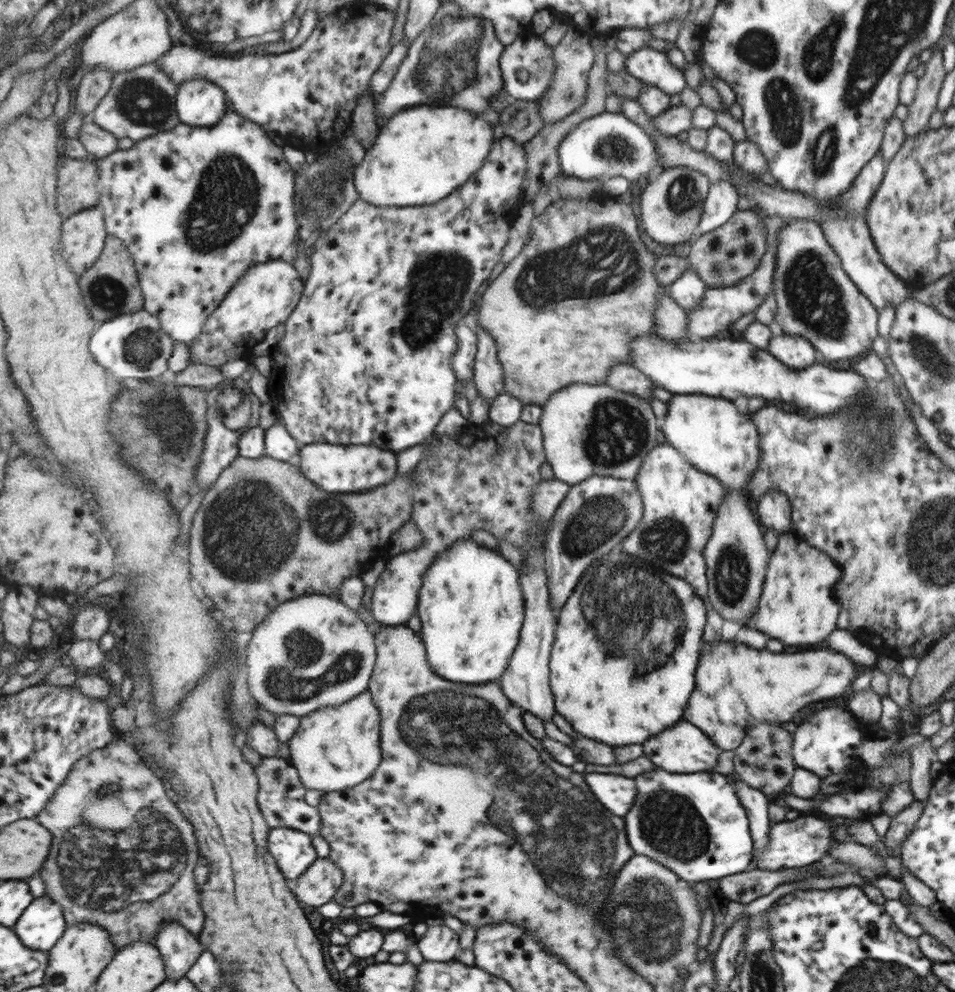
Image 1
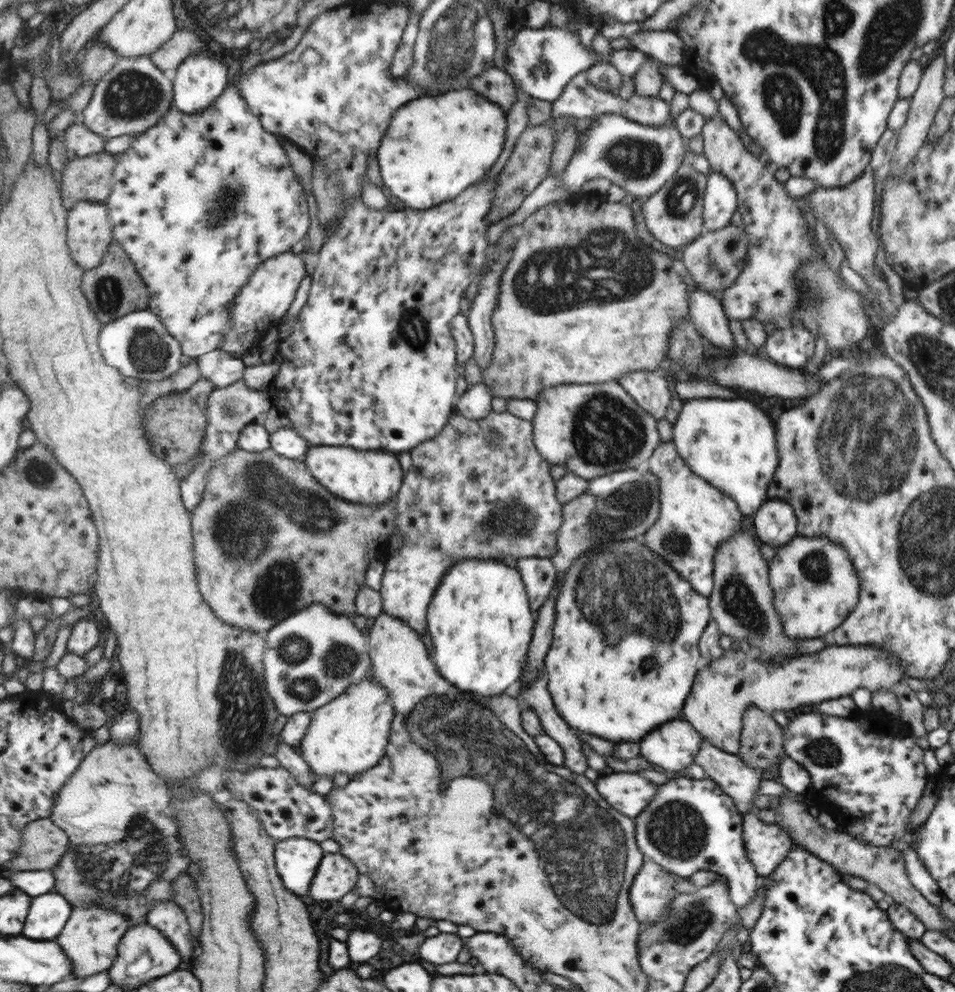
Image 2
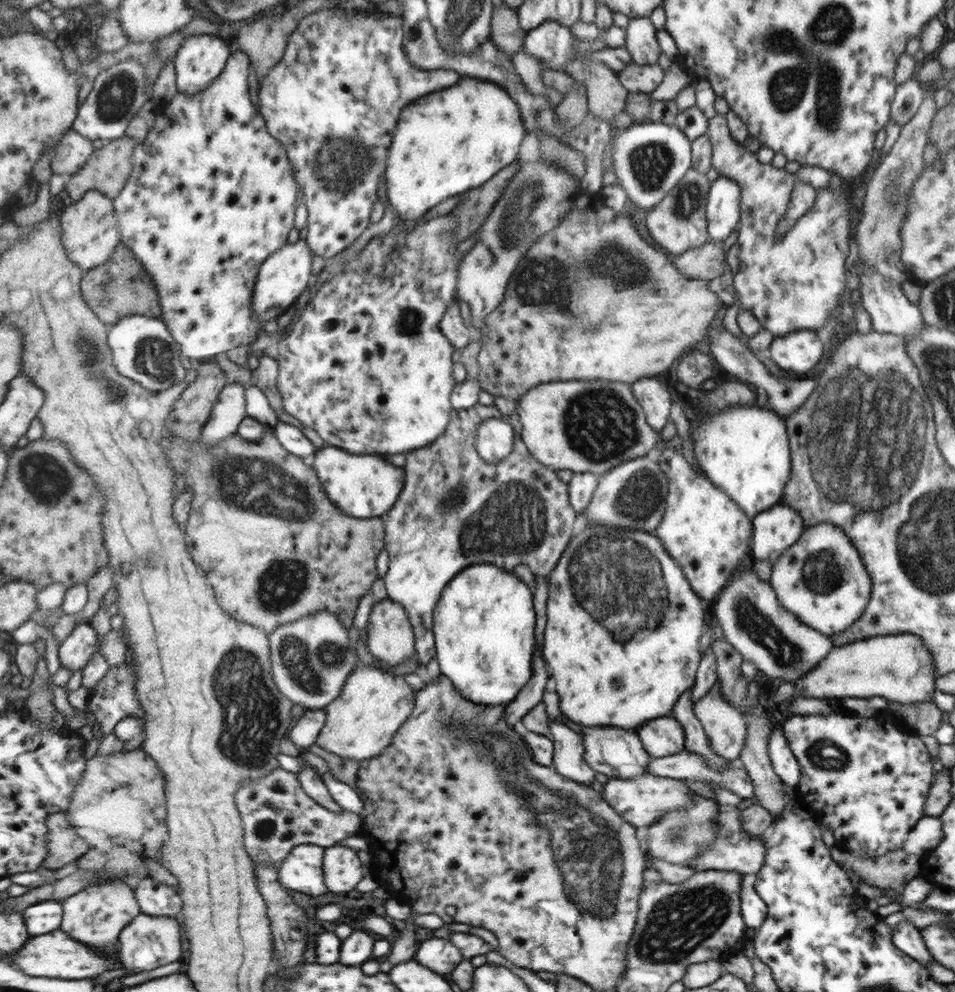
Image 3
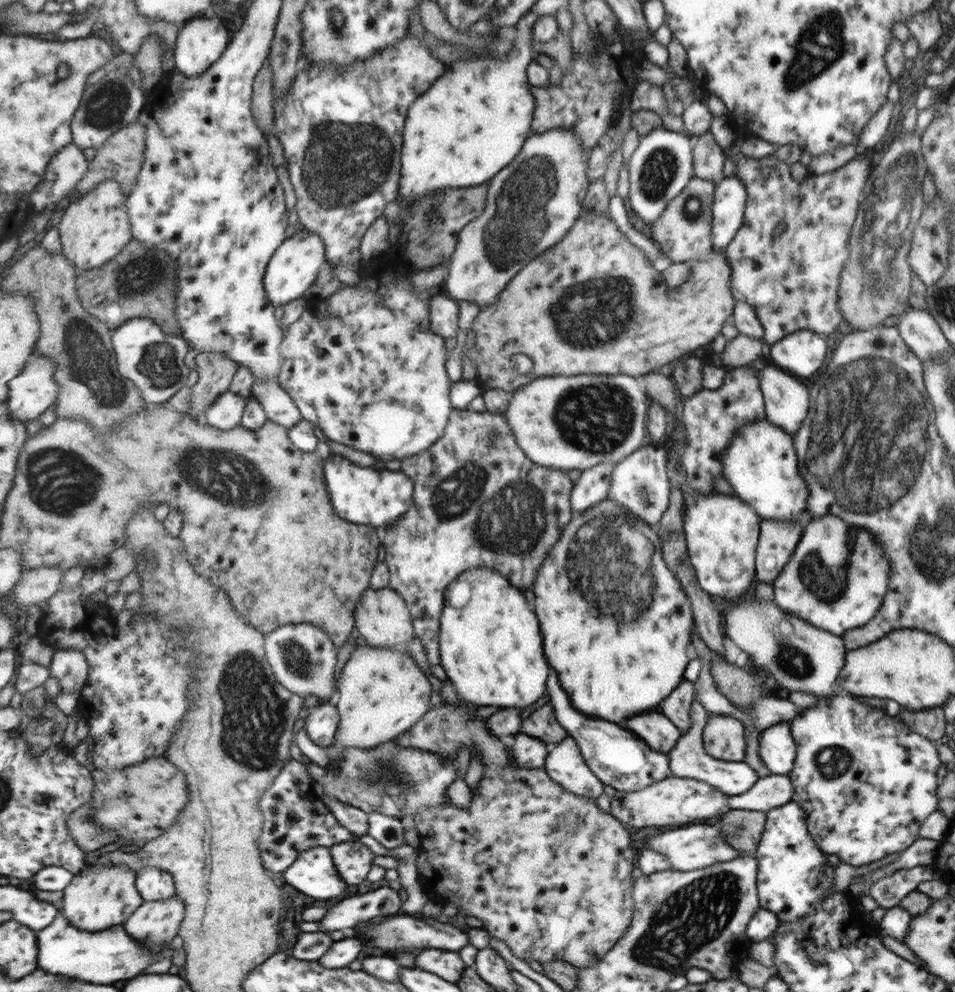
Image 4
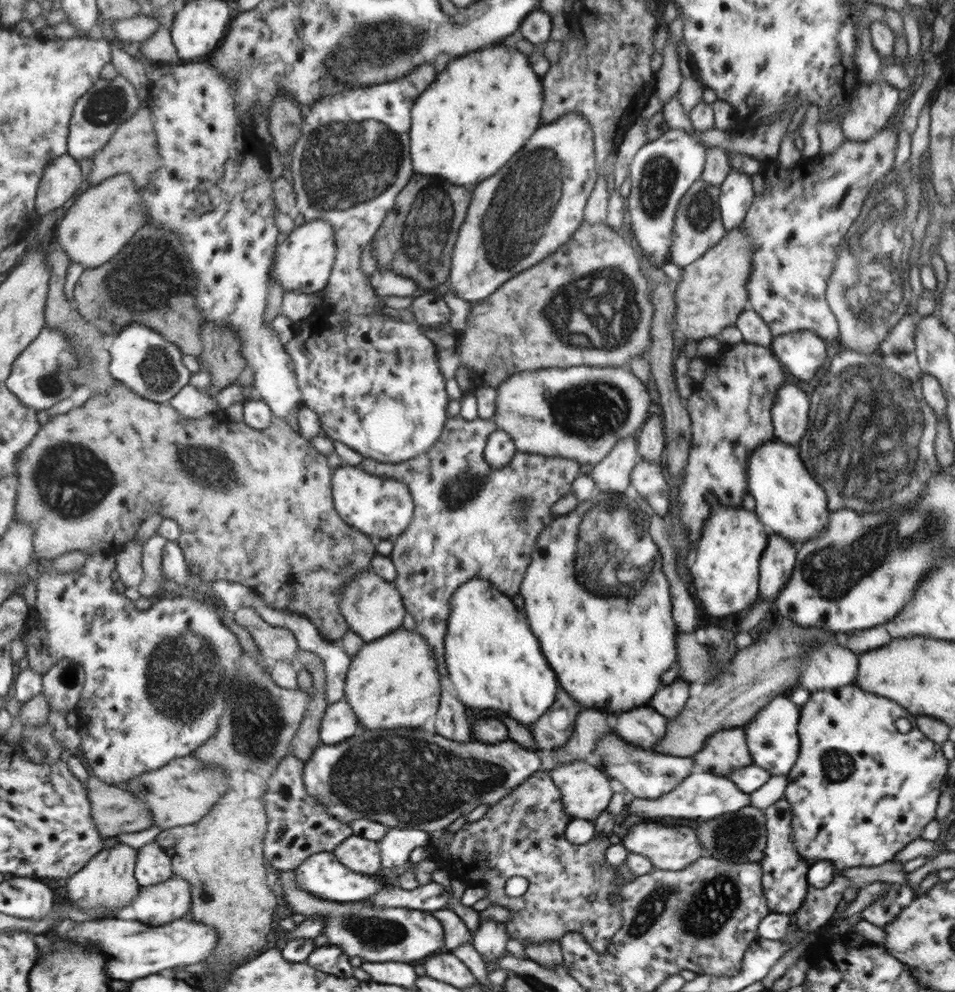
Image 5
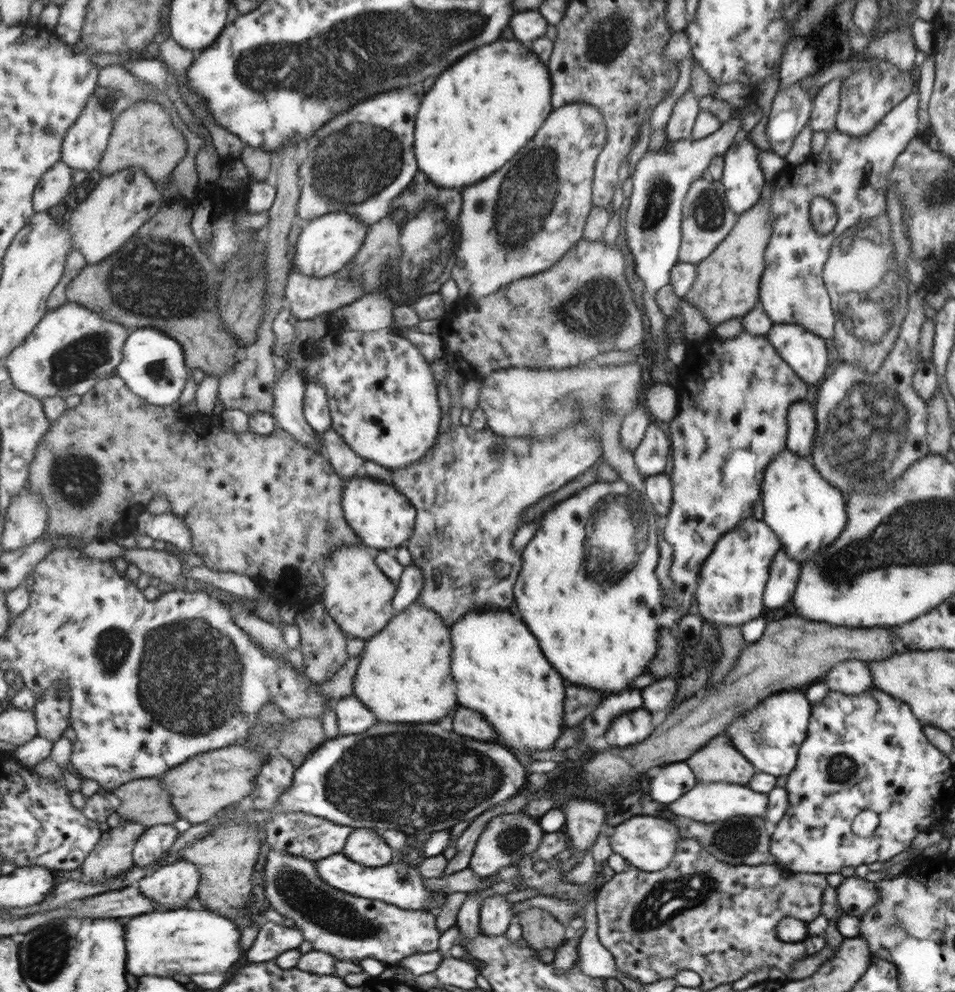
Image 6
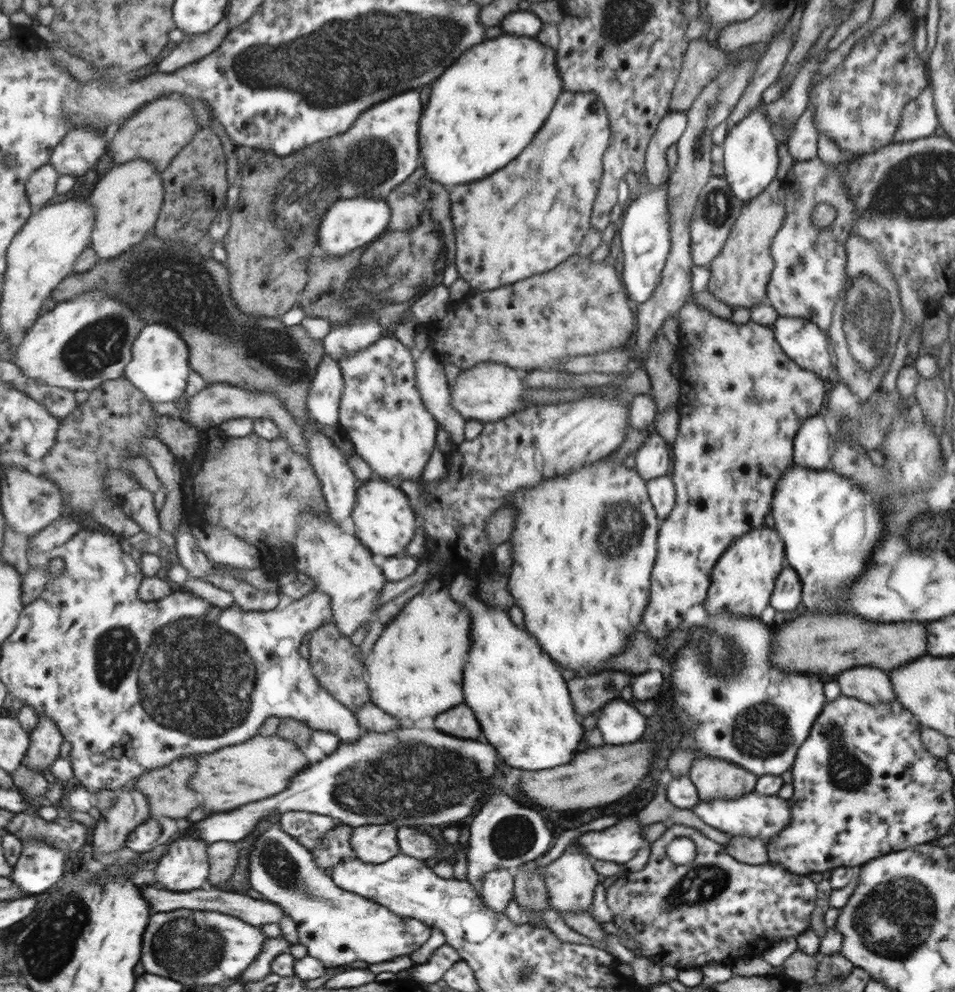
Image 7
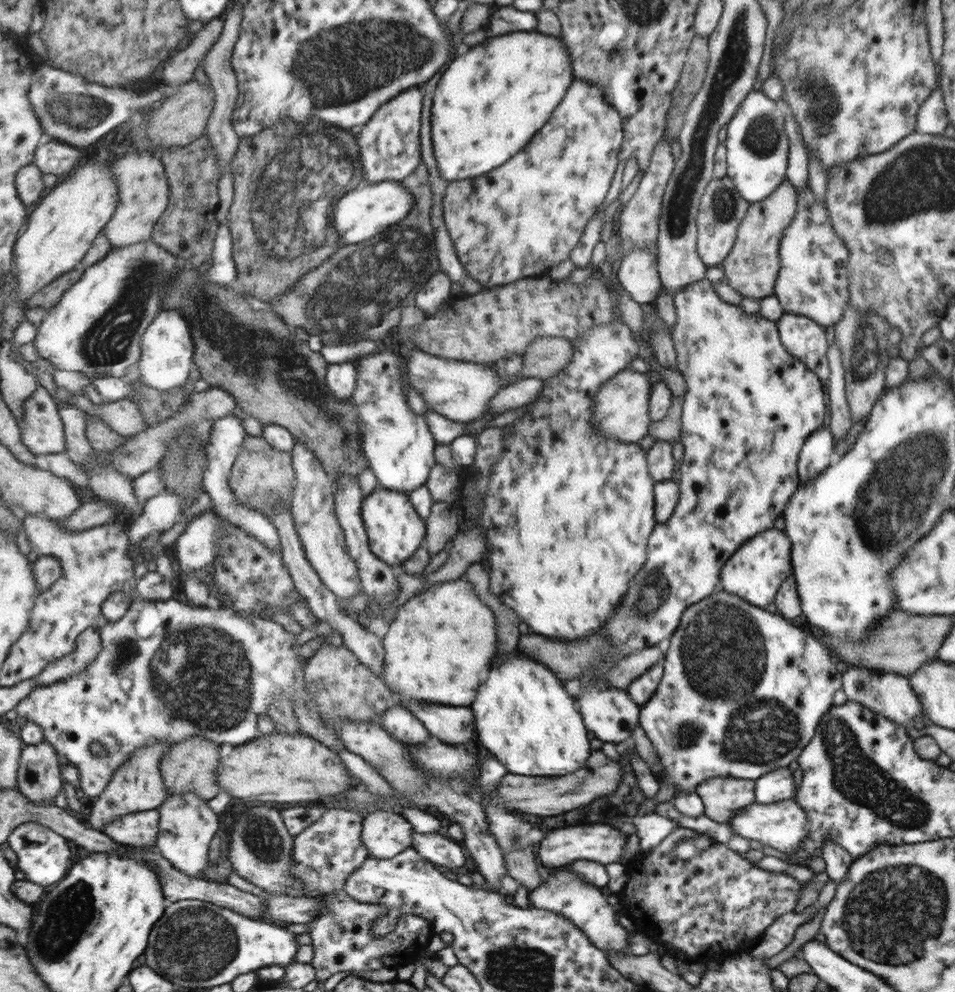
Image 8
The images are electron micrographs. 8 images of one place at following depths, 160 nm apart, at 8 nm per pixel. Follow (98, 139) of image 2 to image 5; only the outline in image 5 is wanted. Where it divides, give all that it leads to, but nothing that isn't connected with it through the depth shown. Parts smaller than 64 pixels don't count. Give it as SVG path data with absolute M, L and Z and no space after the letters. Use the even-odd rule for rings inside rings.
M67 153L55 159L41 180L40 194L36 198L38 214L49 214L69 202L81 188L83 180L87 178L76 158Z

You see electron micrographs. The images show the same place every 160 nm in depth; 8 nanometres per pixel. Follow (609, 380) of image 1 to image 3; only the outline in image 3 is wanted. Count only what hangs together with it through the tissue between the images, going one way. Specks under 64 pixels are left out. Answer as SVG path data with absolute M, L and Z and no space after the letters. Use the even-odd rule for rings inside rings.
M653 377L640 378L632 382L632 389L648 424L659 432L667 422L671 406L671 394L665 382L655 382Z

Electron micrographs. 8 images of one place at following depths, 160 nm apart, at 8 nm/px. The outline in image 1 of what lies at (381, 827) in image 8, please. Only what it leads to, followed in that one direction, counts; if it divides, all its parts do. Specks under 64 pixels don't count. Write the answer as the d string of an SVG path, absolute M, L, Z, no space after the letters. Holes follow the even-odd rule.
M319 858L292 884L293 892L302 903L319 908L335 900L344 878L344 870L334 860Z

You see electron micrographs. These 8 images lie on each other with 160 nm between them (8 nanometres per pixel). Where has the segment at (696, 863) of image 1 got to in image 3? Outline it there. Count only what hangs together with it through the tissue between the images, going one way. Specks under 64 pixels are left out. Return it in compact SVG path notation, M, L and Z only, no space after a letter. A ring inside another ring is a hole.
M691 794L690 804L682 810L664 814L658 822L648 827L646 844L650 856L687 867L697 853L702 853L714 839L714 820L718 813L715 800ZM742 875L740 892L740 912L745 921L745 936L751 939L766 919L767 905L757 896L752 875Z

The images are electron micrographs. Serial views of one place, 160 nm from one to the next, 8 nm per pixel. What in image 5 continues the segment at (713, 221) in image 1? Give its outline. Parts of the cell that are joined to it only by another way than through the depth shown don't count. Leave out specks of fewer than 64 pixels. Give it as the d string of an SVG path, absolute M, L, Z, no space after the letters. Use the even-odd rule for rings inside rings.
M730 170L718 187L720 188L720 209L724 228L731 230L741 226L754 198L751 178L743 172Z

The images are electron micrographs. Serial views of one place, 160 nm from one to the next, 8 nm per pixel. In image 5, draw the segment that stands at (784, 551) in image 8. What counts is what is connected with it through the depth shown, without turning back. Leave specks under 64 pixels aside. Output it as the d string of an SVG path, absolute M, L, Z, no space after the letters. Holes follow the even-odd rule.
M717 508L709 520L705 540L695 543L688 571L699 598L699 606L708 616L720 619L749 608L757 600L759 557L767 545L767 530L754 512L744 508Z

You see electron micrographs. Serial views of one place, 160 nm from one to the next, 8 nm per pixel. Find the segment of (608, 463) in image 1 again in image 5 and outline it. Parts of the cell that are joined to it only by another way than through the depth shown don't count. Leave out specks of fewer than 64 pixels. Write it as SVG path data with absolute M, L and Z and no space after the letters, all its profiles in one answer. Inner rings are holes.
M589 365L574 366L569 368L548 368L537 369L534 371L521 371L511 374L499 386L495 388L495 412L491 419L495 421L496 428L506 432L513 441L515 448L519 452L538 454L546 457L565 457L567 460L576 460L579 464L594 465L599 463L617 441L631 435L637 434L635 430L643 424L643 420L647 418L647 410L649 410L649 396L647 396L647 388L643 386L643 382L639 380L627 367L590 367Z

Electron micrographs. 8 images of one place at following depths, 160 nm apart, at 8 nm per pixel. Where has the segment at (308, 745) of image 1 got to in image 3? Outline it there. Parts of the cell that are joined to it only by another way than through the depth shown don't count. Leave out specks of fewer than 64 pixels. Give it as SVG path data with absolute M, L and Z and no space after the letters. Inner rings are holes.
M360 662L346 680L339 698L325 708L327 720L316 744L341 758L349 758L359 763L385 755L387 748L393 746L393 739L396 738L400 728L408 722L416 710L417 693L418 690L415 690L402 675L395 676L391 672L376 668L373 664Z

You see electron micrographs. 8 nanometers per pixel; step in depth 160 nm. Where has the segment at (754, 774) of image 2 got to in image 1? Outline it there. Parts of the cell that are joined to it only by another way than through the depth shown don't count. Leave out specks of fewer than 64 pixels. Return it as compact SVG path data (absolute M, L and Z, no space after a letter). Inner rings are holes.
M733 772L726 774L734 780L734 788L737 791L737 801L739 801L748 817L748 828L751 831L753 843L753 858L750 859L749 867L745 871L757 869L756 858L765 850L767 835L771 826L768 817L768 803L770 800L761 794L759 790L747 786Z

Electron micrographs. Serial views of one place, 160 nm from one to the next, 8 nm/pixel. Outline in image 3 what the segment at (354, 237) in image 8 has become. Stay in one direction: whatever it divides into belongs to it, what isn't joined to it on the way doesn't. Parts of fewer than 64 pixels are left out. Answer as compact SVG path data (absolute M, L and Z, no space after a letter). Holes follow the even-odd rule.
M298 239L294 243L287 243L264 262L254 292L253 314L257 320L263 322L279 318L292 304L297 305L302 301L309 289L309 280L313 276L314 254L306 239Z

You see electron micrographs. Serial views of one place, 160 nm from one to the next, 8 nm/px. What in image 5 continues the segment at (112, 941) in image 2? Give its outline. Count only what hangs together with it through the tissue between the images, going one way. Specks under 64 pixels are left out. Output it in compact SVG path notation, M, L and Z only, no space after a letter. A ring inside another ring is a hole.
M121 842L102 849L79 872L67 879L64 889L67 899L84 911L105 913L106 918L115 917L119 909L133 904L142 889L136 877L137 857L137 849Z

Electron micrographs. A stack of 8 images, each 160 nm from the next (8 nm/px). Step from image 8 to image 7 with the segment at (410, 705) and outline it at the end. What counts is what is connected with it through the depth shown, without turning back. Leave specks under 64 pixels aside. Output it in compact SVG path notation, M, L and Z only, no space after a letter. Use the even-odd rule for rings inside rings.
M465 703L458 704L453 708L439 714L434 718L434 726L445 734L465 740L480 740L482 732L478 722L475 722L471 710Z

